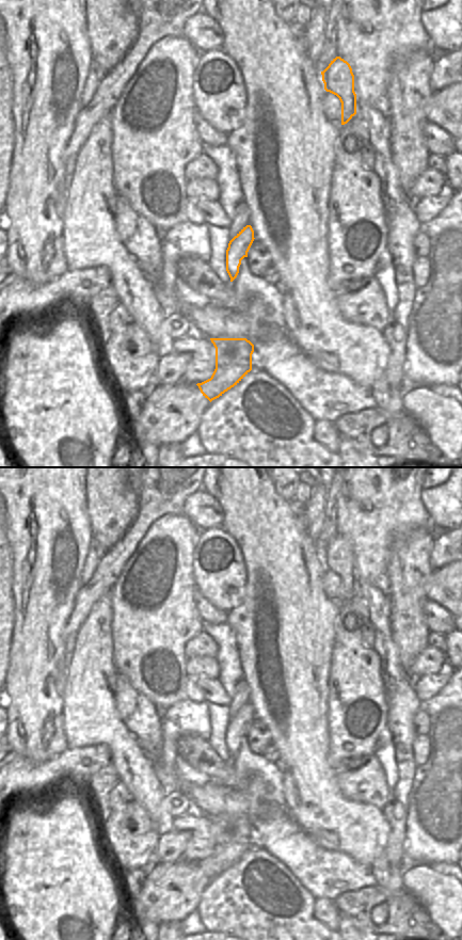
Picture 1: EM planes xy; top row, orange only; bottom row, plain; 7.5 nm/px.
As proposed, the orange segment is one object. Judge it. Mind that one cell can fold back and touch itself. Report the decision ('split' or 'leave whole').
leave whole

